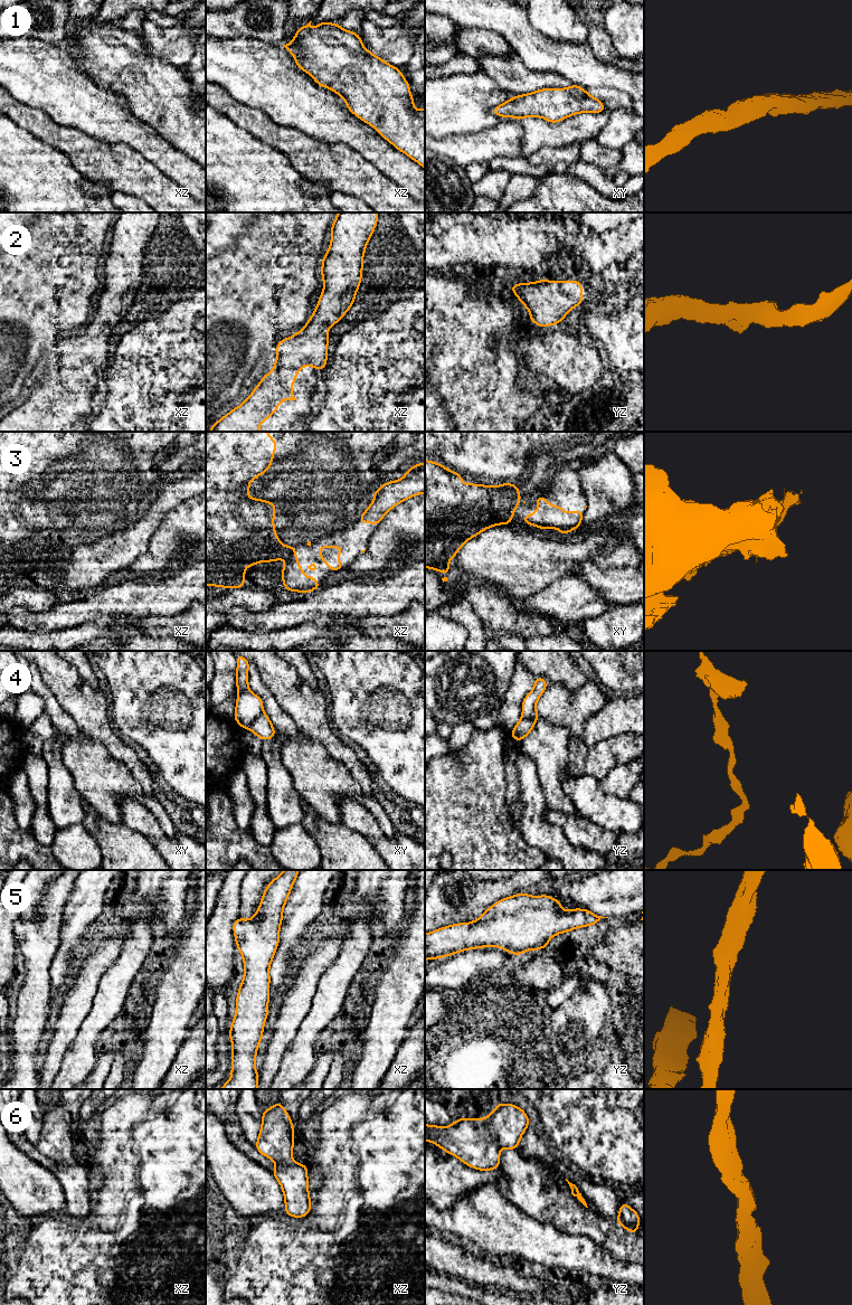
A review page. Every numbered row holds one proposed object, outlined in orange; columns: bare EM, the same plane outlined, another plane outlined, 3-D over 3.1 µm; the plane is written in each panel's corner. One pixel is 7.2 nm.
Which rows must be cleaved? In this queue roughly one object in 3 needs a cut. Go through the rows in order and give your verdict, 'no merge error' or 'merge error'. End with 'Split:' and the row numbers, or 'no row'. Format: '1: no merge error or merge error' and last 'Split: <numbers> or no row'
1: no merge error
2: no merge error
3: merge error
4: merge error
5: no merge error
6: no merge error
Split: 3, 4

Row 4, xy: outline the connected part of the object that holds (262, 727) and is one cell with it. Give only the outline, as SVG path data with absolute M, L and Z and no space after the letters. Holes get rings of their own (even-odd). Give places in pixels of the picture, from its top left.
M262 712L259 717L248 727L248 729L258 736L263 741L276 736L275 729L265 712Z

